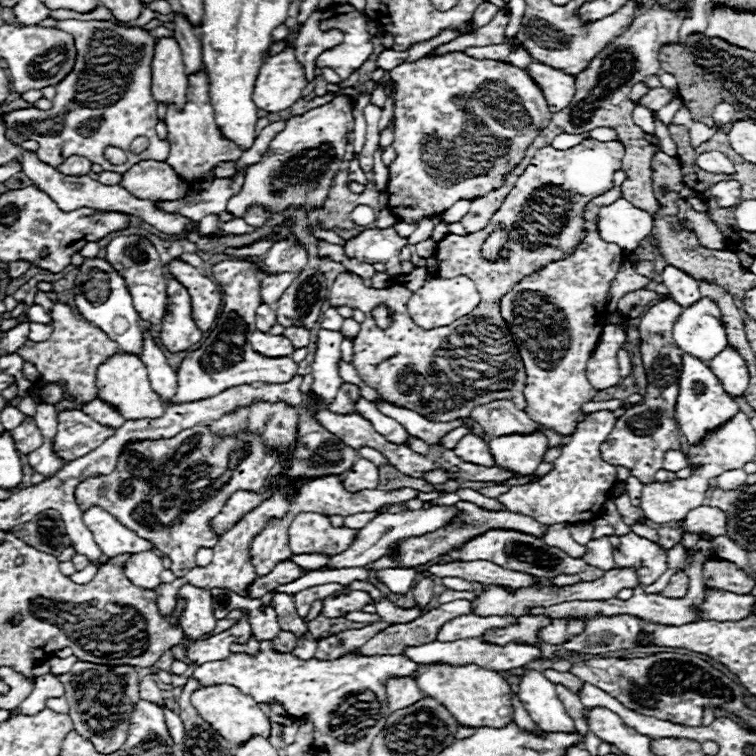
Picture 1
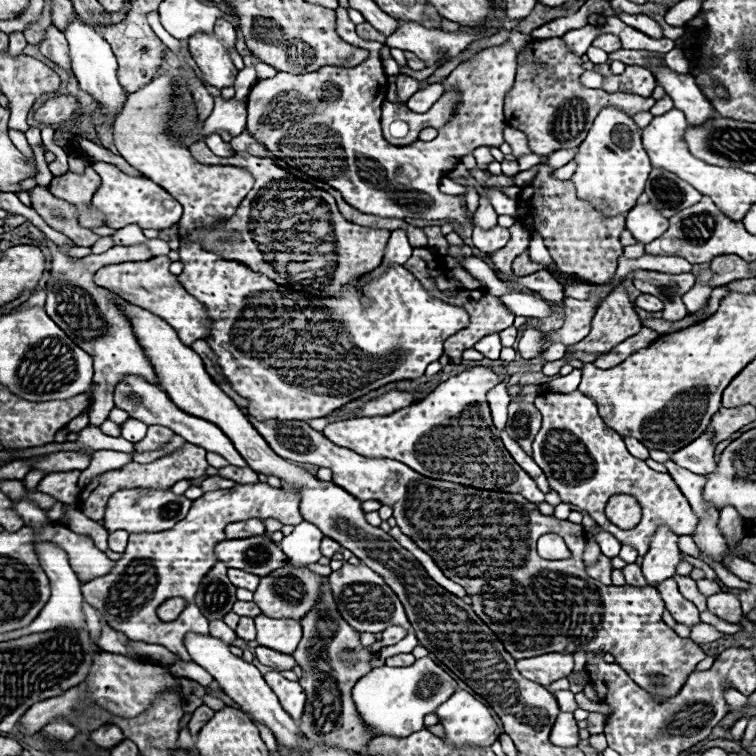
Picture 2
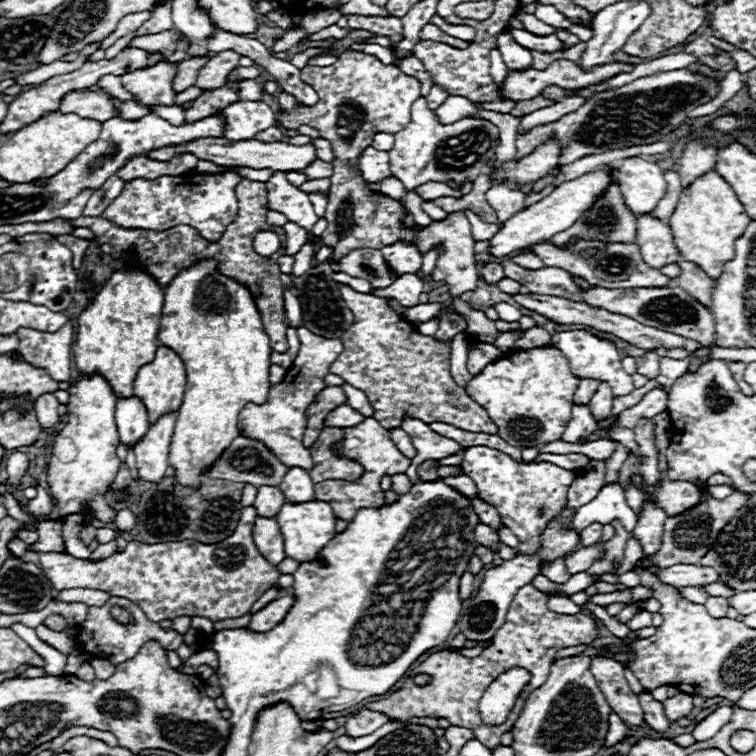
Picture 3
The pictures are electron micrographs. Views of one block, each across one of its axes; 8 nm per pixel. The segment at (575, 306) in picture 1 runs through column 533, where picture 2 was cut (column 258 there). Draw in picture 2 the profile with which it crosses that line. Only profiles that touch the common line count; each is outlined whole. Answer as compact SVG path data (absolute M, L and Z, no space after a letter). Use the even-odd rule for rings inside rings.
M182 242L180 260L184 262L184 270L178 276L180 284L208 308L212 332L206 340L218 354L222 374L240 396L250 400L246 412L260 420L280 418L306 422L324 418L380 386L398 380L416 380L424 376L428 364L440 360L444 340L466 328L470 322L464 308L436 300L404 266L398 264L366 284L362 294L358 294L358 278L354 278L352 284L344 288L342 298L314 298L278 286L268 276L256 274L240 262L204 252L200 244Z

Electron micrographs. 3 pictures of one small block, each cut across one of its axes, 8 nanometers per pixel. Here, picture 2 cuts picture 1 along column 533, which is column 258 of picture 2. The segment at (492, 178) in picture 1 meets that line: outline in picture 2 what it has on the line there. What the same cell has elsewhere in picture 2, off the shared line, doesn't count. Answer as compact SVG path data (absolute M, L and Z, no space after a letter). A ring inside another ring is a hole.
M336 8L336 32L348 44L368 50L368 58L354 68L320 68L310 74L288 74L276 72L272 78L258 80L248 94L248 122L246 130L262 142L262 146L276 158L284 160L288 166L298 168L312 178L336 188L342 198L362 214L372 214L380 218L424 218L424 220L450 220L462 226L472 224L472 214L464 212L458 196L446 196L438 190L440 178L444 178L461 158L479 146L500 146L504 144L502 130L506 126L502 106L504 94L510 90L516 78L516 54L520 46L532 42L530 34L510 32L508 40L500 46L492 46L476 54L474 58L462 62L448 80L444 90L456 88L462 94L456 116L444 128L438 128L438 136L430 142L412 142L410 146L392 146L382 138L380 130L380 106L386 98L388 80L380 62L380 42L362 40L356 34L356 24L350 20L346 8Z

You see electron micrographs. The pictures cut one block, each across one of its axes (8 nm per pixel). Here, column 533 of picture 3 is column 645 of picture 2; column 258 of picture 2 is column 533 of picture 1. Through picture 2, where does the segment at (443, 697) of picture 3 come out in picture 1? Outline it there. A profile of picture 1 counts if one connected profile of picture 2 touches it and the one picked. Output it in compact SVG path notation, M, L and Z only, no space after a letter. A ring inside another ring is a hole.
M494 400L490 404L480 404L472 410L472 418L488 432L488 436L504 434L532 434L536 430L544 432L550 448L566 442L560 434L536 424L524 410L518 410L510 400Z

